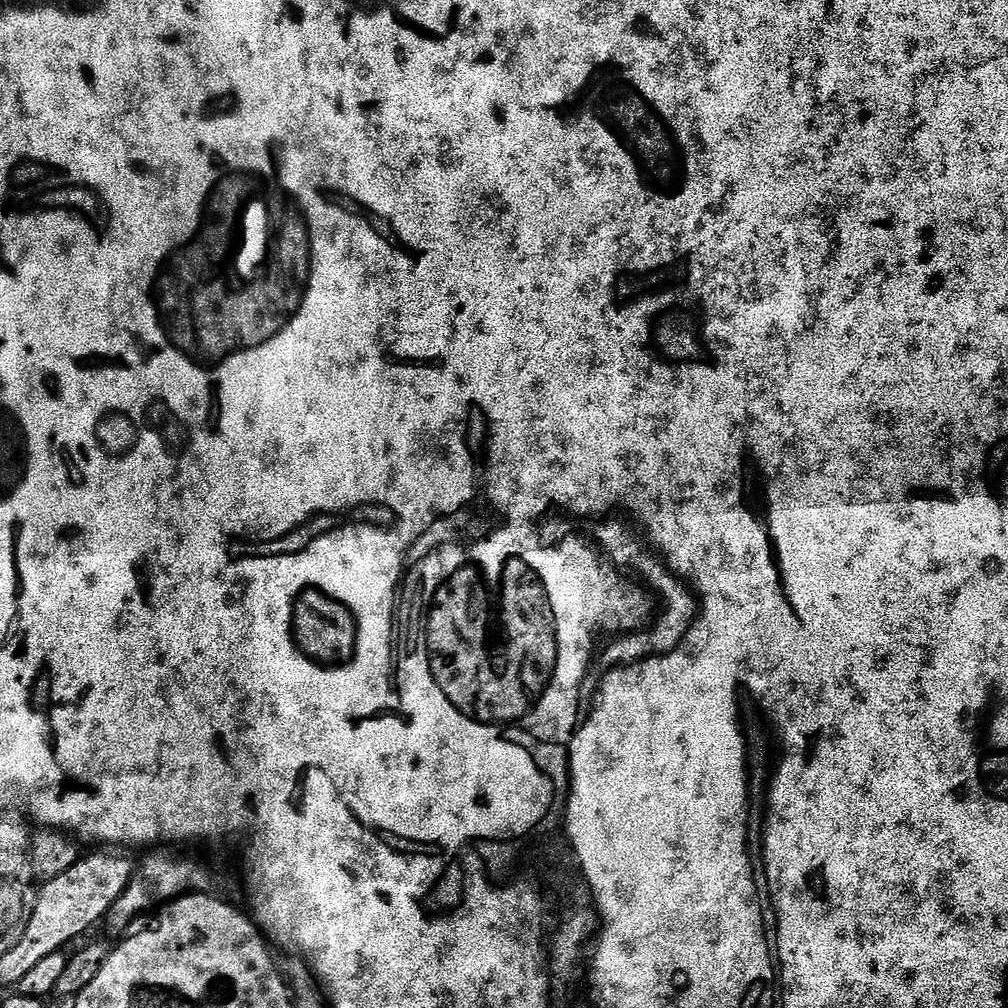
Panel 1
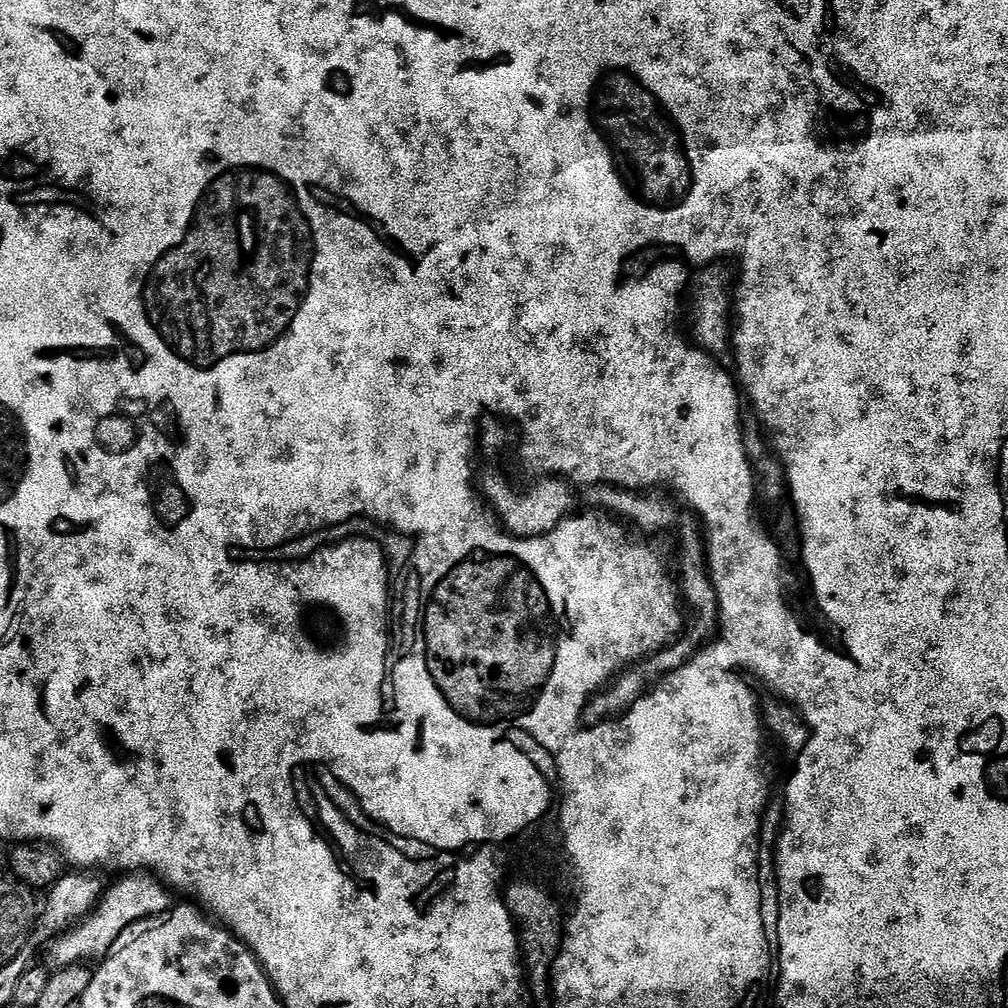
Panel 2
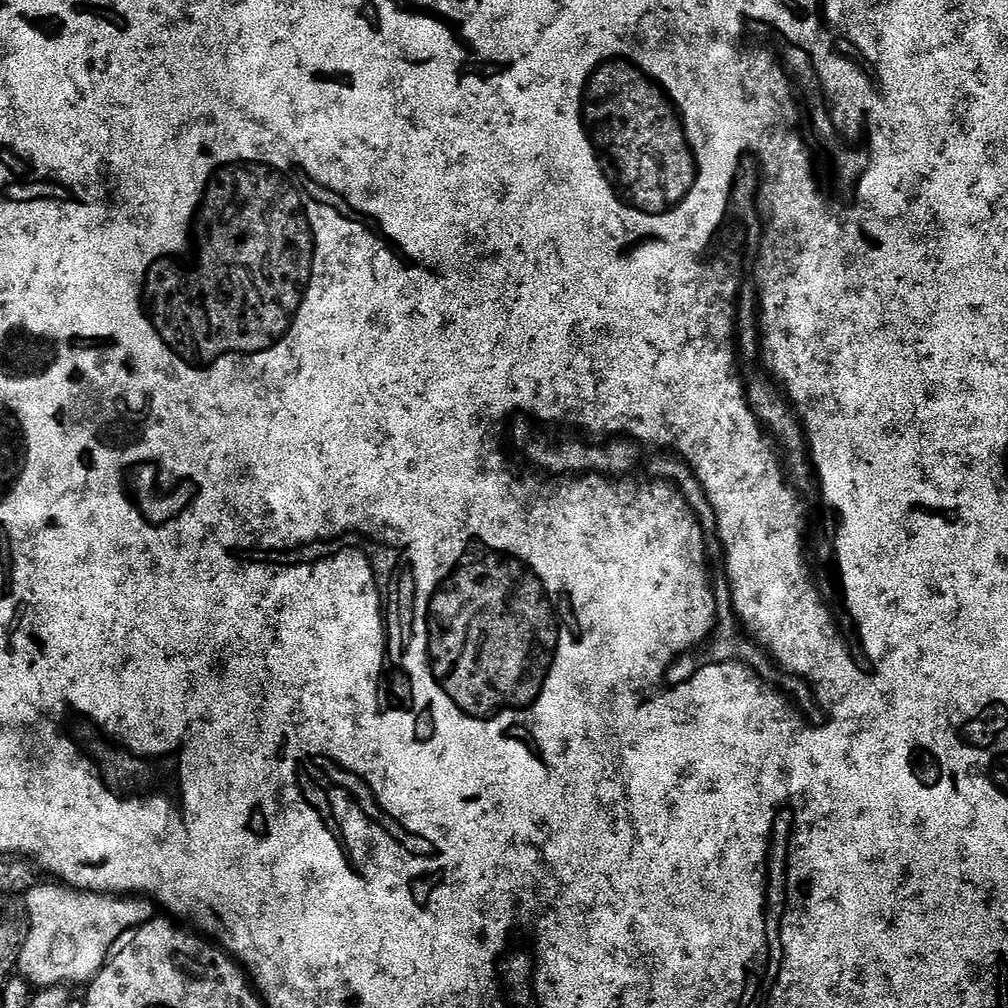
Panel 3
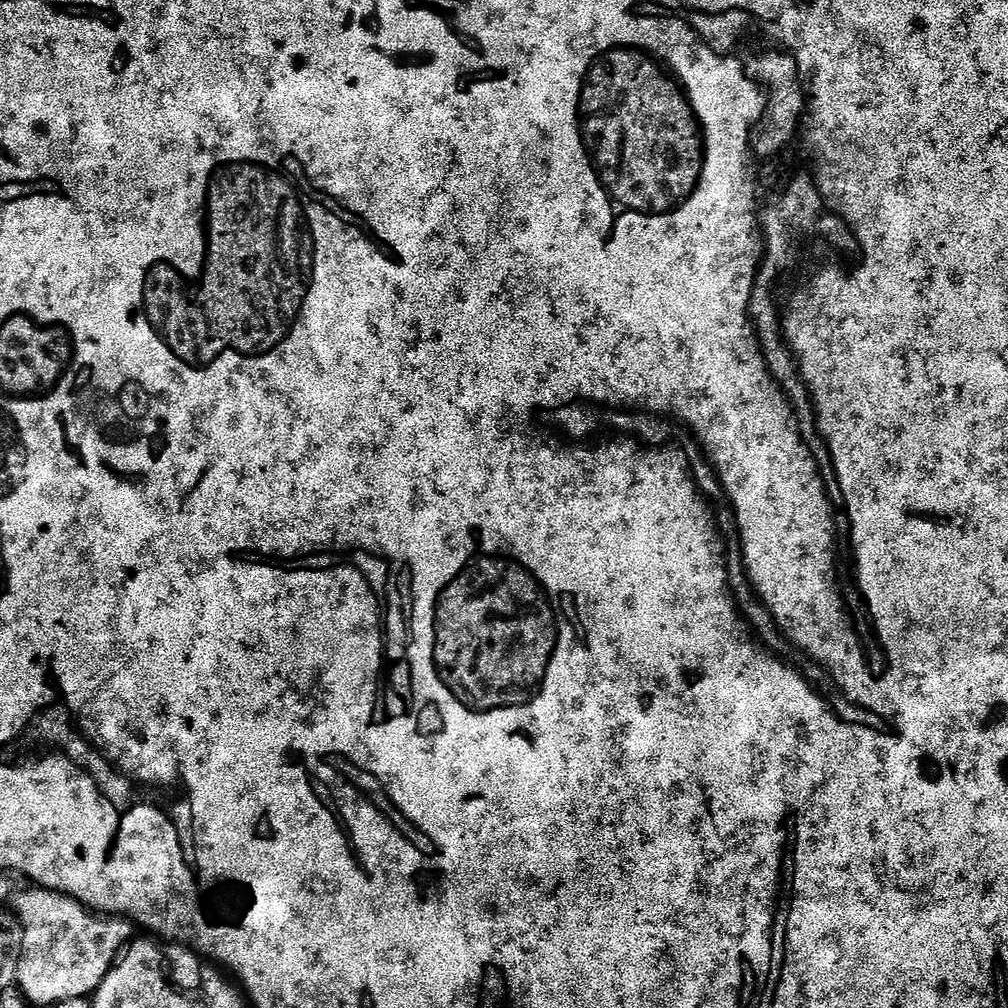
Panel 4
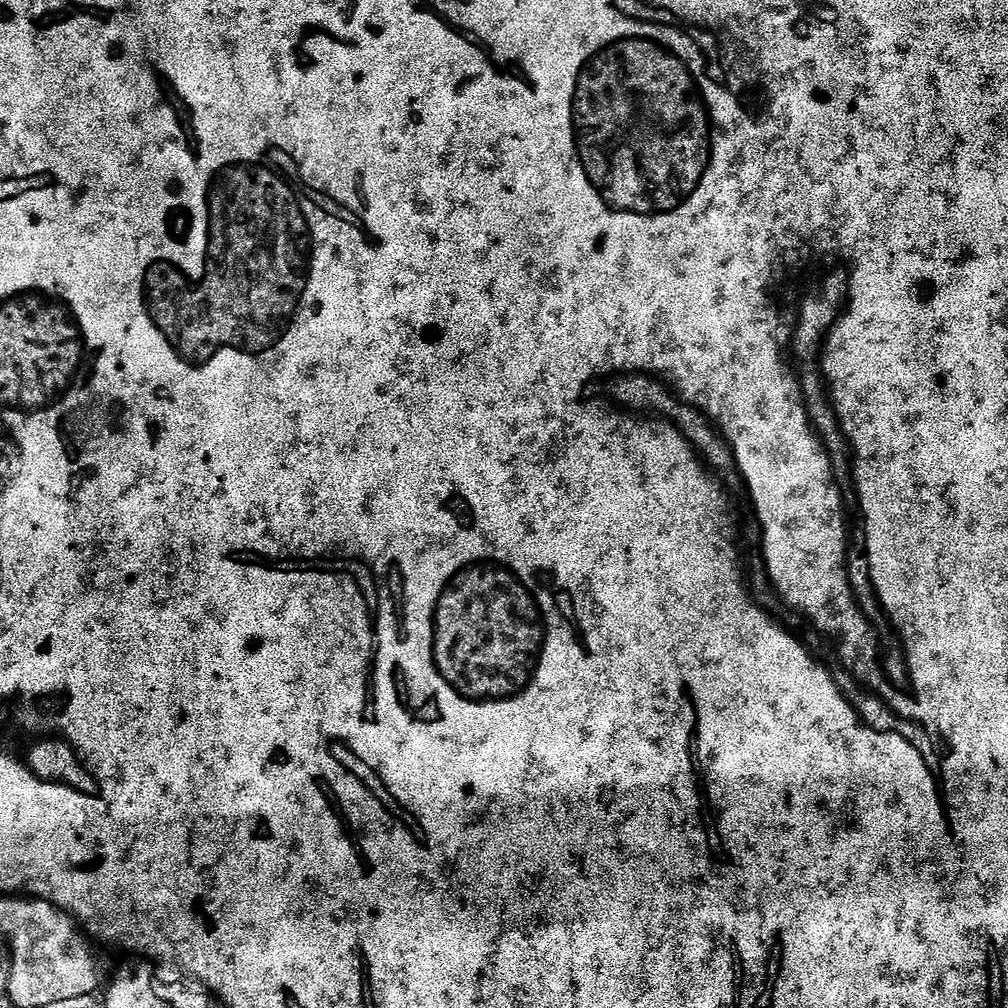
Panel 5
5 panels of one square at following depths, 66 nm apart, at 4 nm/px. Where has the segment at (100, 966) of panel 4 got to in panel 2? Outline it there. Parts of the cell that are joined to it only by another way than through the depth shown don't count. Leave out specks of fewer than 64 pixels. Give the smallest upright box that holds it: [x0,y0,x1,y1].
[47,872,174,968]

